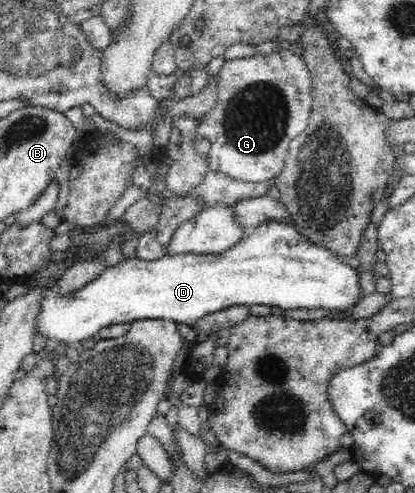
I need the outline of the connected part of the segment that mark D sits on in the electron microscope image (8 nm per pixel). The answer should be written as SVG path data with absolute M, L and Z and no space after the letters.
M265 221L261 223L259 227L256 227L250 236L243 237L240 242L237 242L233 247L230 247L228 251L220 253L219 255L195 255L195 254L181 254L173 256L162 256L157 260L145 261L143 259L134 258L118 262L111 267L105 267L101 272L101 275L91 281L89 285L83 287L83 289L77 291L75 294L62 295L57 287L51 287L45 291L43 300L41 303L41 309L39 309L39 315L37 315L37 321L35 321L34 334L39 332L43 336L47 336L48 341L57 340L57 342L67 342L72 345L74 342L81 343L83 339L90 338L95 332L98 332L102 327L118 324L118 323L131 323L132 321L139 319L167 319L169 321L185 323L189 327L193 328L193 325L205 315L215 313L215 311L223 311L223 309L229 309L229 307L235 307L239 305L252 306L252 305L269 305L269 307L281 307L285 309L329 309L329 311L349 311L351 307L355 307L361 299L363 299L363 292L361 292L361 280L359 280L359 273L355 268L346 265L345 259L335 253L334 251L327 250L319 244L310 242L307 238L304 238L290 223L281 223L280 221Z

